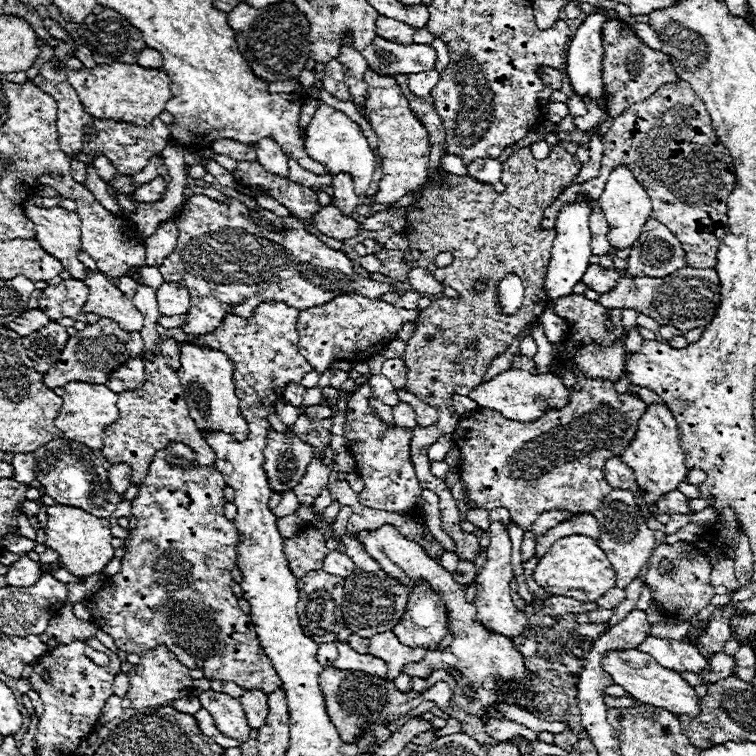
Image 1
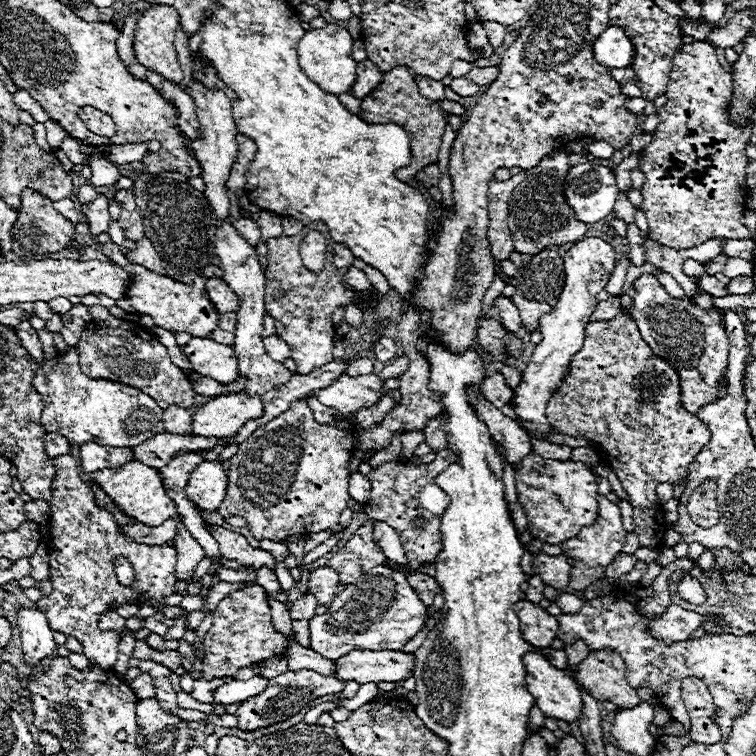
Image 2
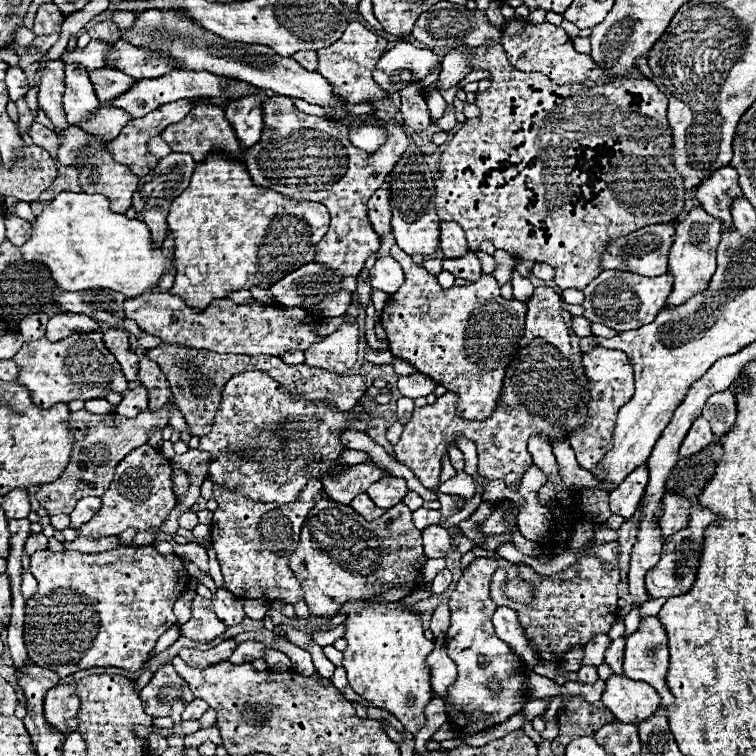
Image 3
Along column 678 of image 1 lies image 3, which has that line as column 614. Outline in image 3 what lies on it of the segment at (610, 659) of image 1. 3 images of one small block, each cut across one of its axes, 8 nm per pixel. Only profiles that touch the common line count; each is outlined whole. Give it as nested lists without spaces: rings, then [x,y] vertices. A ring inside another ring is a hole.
[[[610,676],[602,702],[620,722],[646,722],[660,708],[660,696],[646,682],[636,682],[626,676]]]

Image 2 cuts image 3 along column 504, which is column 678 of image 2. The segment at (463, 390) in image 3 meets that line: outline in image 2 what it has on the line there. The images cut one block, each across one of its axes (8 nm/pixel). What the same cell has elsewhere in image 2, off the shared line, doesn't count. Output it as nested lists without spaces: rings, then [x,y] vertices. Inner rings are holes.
[[[650,272],[638,276],[630,288],[630,298],[632,298],[632,316],[638,324],[638,330],[644,338],[644,342],[664,360],[672,362],[674,368],[680,374],[680,388],[682,388],[682,406],[690,412],[696,414],[706,402],[712,402],[718,396],[716,382],[720,378],[726,380],[726,366],[728,366],[728,338],[724,328],[720,326],[720,316],[716,310],[702,310],[696,304],[690,304],[688,300],[678,300],[670,296],[664,286],[658,282],[658,278]]]

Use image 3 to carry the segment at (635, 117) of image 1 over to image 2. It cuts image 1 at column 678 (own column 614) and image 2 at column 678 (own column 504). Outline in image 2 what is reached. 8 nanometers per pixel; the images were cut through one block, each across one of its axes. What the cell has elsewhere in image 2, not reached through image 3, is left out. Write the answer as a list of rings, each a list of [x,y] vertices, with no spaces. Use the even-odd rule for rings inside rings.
[[[694,42],[694,48],[686,46],[676,54],[672,74],[670,74],[670,90],[668,100],[660,108],[658,118],[660,124],[652,134],[652,142],[640,152],[638,170],[644,172],[646,182],[640,192],[644,196],[642,210],[648,218],[648,236],[658,244],[674,250],[688,250],[700,246],[712,238],[728,238],[728,240],[750,240],[750,230],[742,224],[748,200],[748,184],[746,184],[746,146],[752,138],[754,122],[748,126],[736,126],[728,118],[728,106],[732,102],[732,76],[724,72],[718,62],[716,50],[710,44]]]

